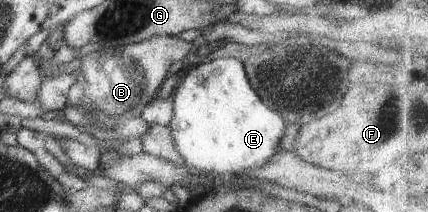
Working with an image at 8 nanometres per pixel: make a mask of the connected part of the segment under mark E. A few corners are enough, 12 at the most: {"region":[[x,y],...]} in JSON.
{"region":[[242,60],[180,73],[174,148],[236,175],[281,151],[286,123]]}

